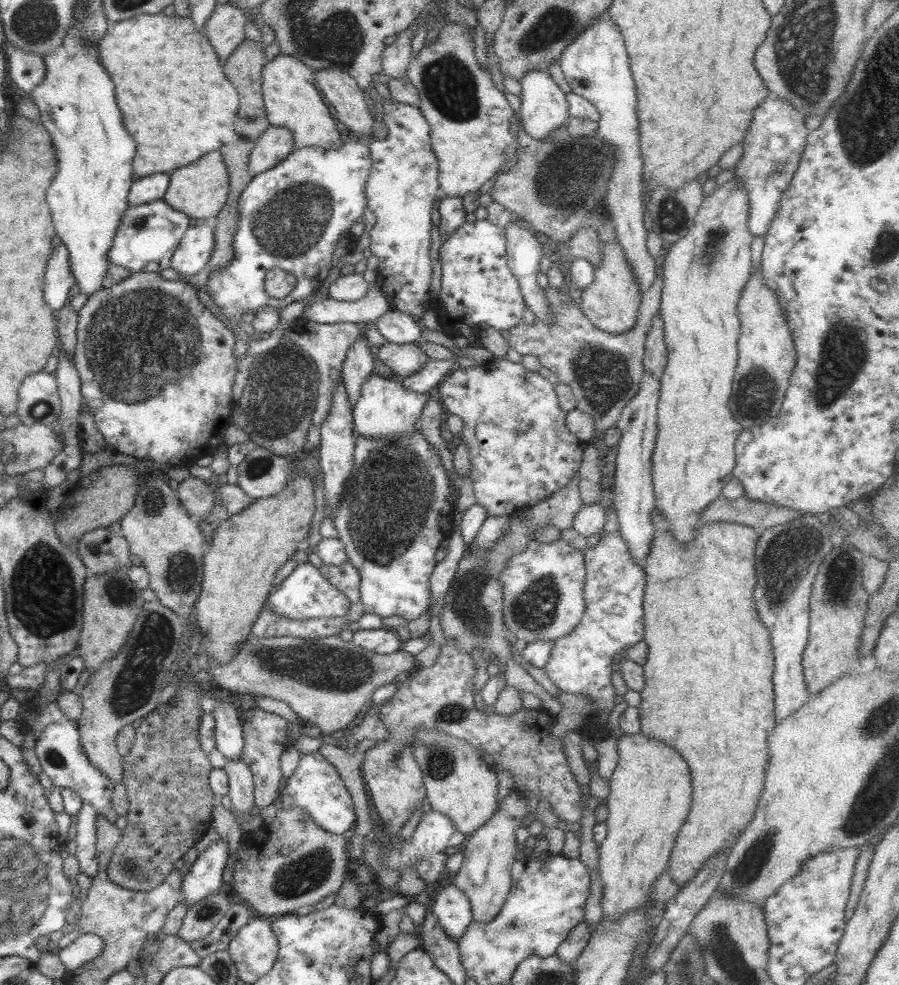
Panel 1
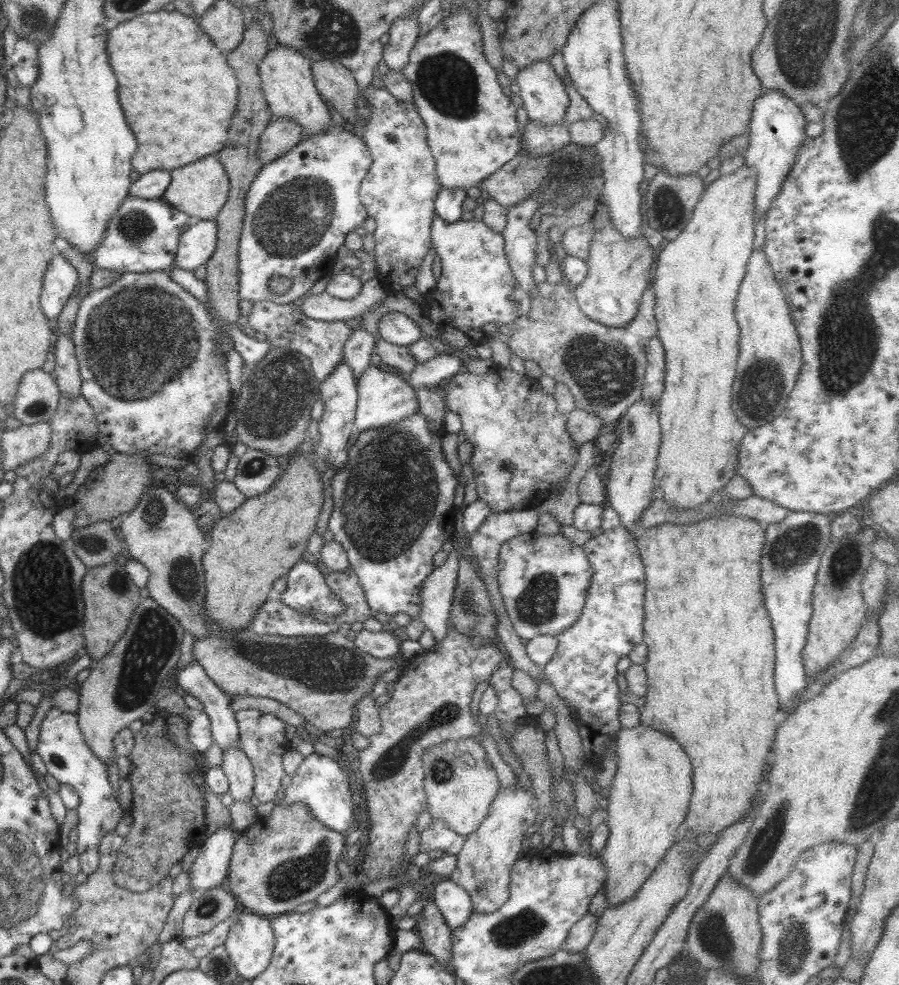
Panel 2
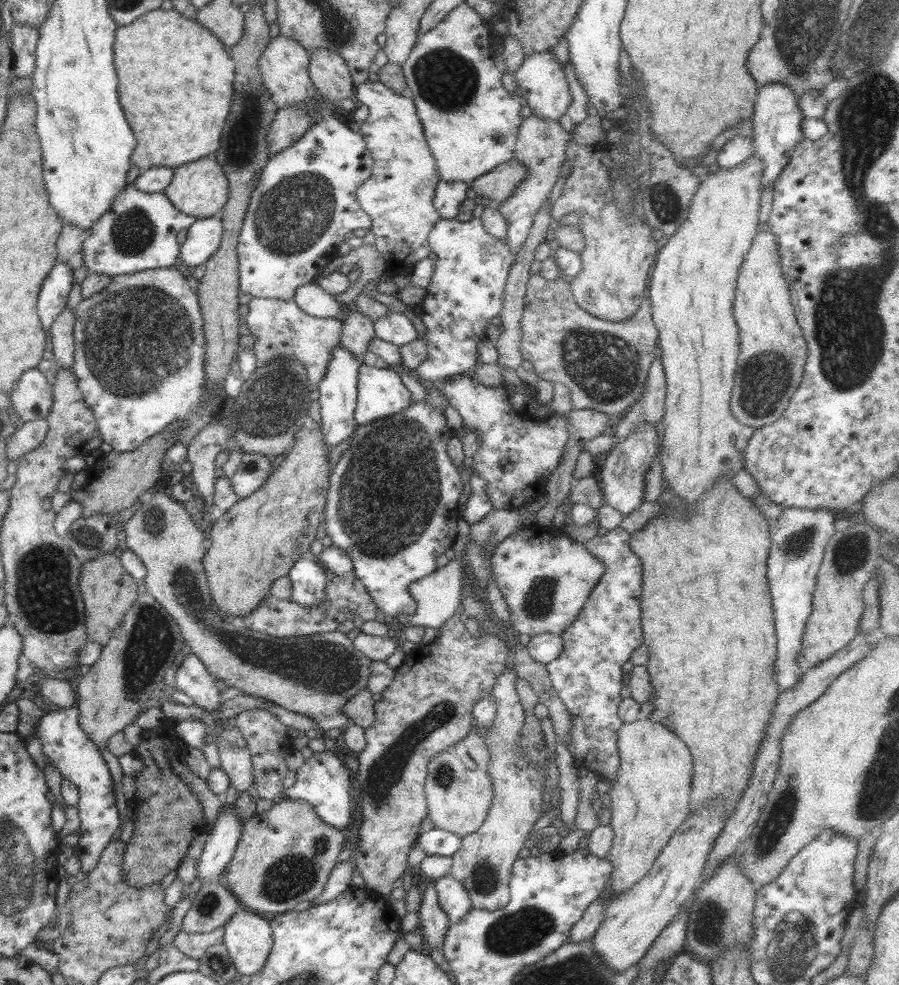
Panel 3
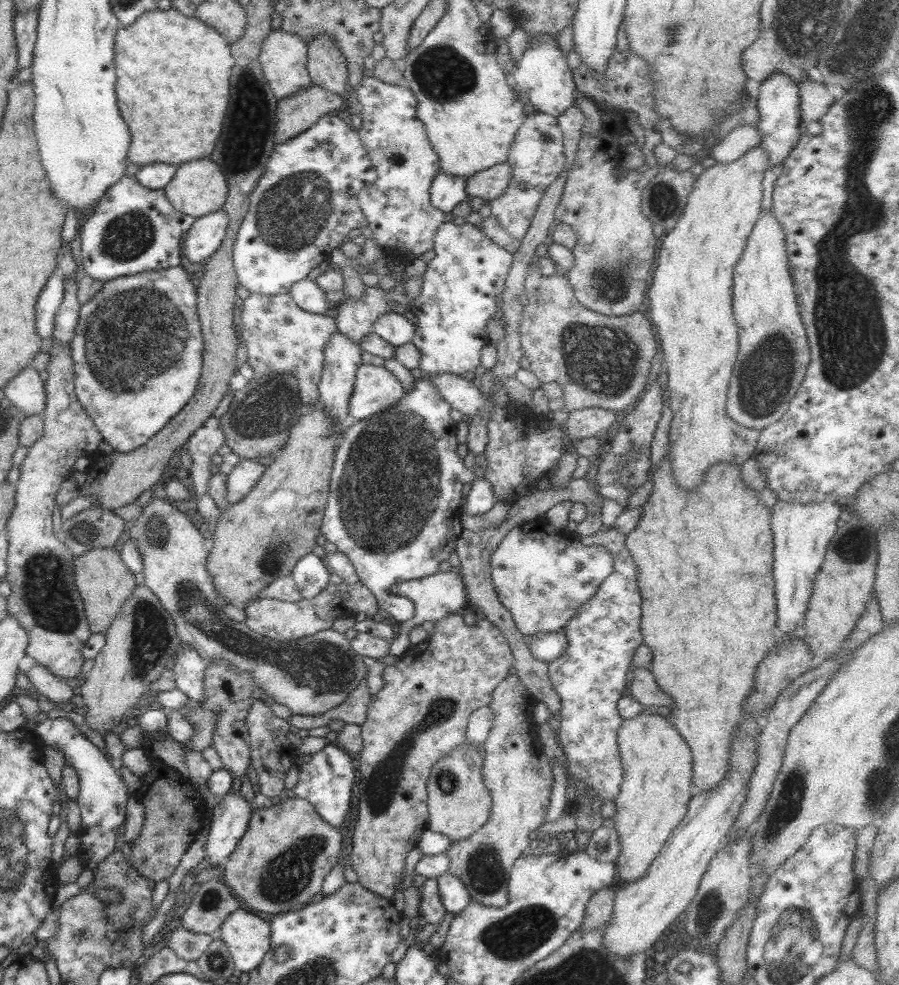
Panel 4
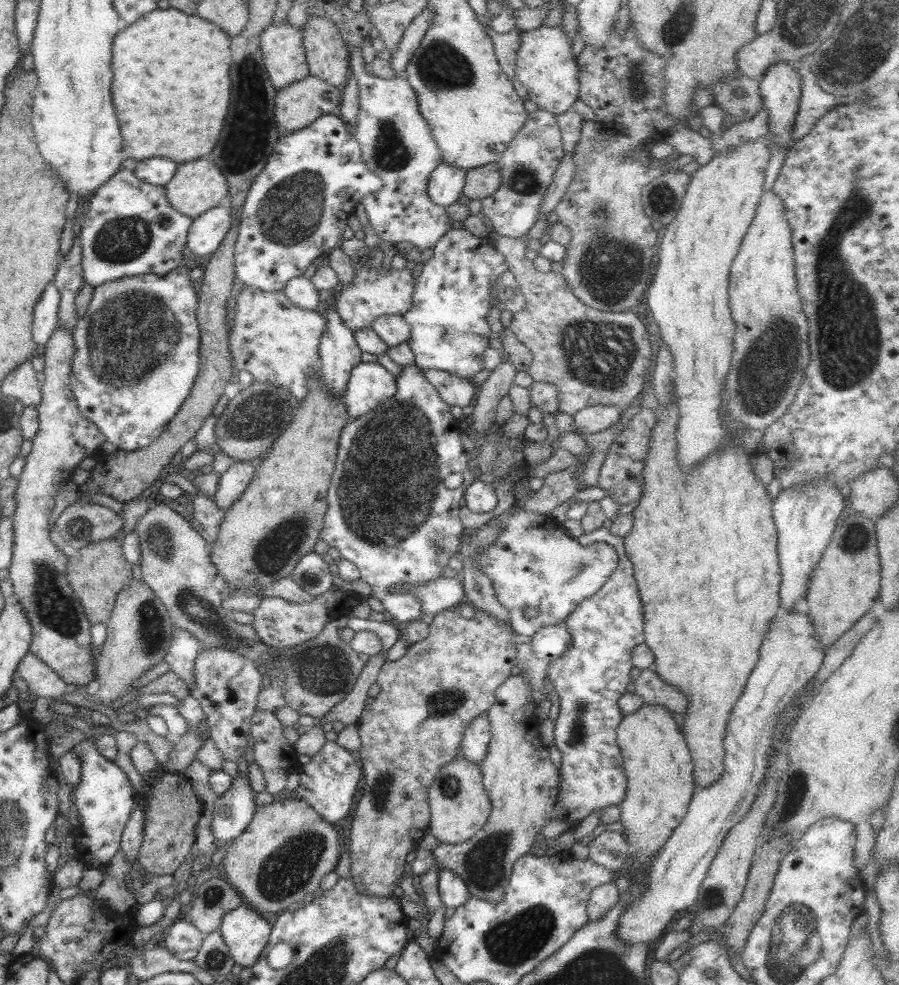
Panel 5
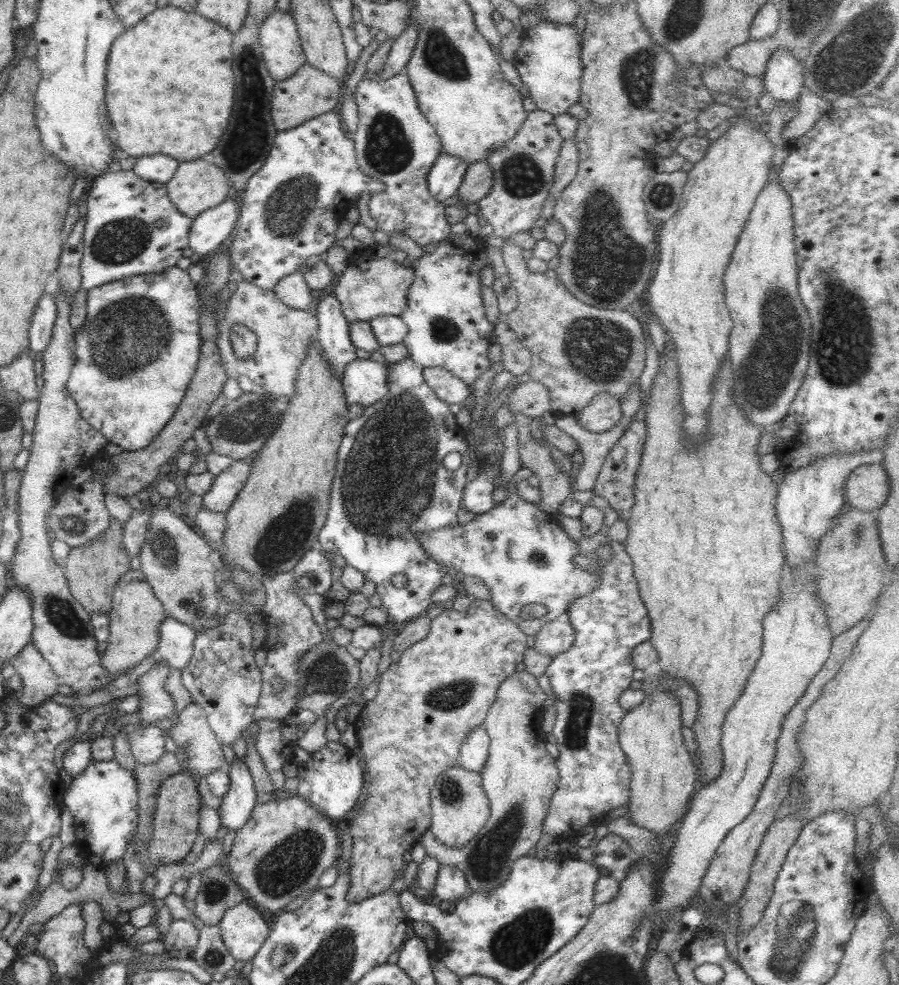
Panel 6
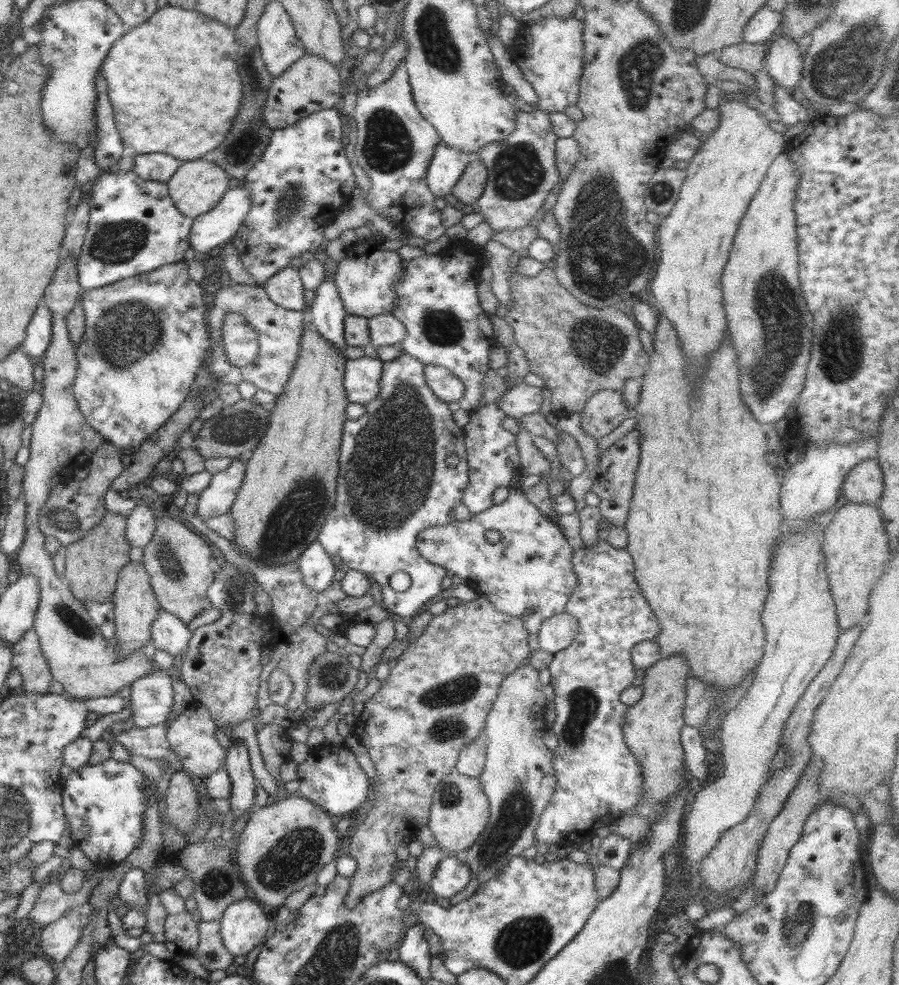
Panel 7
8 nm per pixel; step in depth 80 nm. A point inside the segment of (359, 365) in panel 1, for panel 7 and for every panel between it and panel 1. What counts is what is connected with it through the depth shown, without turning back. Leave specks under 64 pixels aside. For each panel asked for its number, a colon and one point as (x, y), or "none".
2: (357, 350)
3: (357, 331)
4: (355, 318)
5: (373, 292)
6: (378, 286)
7: (365, 286)

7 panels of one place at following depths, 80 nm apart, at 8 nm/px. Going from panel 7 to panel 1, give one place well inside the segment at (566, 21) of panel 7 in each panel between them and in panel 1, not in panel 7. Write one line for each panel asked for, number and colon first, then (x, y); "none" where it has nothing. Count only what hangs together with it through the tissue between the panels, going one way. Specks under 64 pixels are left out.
1: (544, 108)
2: (545, 99)
3: (541, 81)
4: (542, 75)
5: (546, 71)
6: (548, 61)

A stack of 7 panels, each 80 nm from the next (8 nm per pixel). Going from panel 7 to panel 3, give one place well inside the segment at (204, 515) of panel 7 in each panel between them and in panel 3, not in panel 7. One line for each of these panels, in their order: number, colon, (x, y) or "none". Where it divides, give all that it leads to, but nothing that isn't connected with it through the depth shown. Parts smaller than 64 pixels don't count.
3: (254, 470)
4: (246, 473)
5: (236, 479)
6: (227, 485)

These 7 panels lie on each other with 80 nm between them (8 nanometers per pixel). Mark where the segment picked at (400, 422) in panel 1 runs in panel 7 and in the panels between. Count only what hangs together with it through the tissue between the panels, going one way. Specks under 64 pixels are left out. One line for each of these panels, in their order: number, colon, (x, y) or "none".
2: (383, 398)
3: (381, 393)
4: (375, 388)
5: (369, 384)
6: (364, 380)
7: (362, 377)

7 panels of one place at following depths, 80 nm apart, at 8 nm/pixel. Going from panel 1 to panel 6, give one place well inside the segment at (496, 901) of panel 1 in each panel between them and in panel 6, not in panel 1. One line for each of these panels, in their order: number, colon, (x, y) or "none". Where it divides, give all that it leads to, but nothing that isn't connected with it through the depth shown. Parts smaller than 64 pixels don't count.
2: (484, 865)
3: (484, 862)
4: (519, 779)
5: (522, 783)
6: (519, 777)

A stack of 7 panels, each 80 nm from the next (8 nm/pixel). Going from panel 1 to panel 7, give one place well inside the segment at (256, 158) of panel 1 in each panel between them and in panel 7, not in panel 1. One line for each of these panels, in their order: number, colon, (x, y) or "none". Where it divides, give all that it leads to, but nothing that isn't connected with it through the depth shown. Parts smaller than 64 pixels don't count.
2: (281, 134)
3: (290, 123)
4: (295, 114)
5: (296, 106)
6: (309, 92)
7: (310, 84)

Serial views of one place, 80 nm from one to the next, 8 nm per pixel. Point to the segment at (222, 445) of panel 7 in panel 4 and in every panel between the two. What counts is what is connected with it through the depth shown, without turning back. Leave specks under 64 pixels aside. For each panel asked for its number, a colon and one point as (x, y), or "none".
4: (259, 419)
5: (252, 420)
6: (243, 427)

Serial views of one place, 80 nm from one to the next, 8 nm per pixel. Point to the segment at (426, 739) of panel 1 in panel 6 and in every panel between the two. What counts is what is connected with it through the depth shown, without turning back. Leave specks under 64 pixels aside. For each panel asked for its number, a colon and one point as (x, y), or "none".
2: (460, 783)
3: (459, 792)
4: (459, 803)
5: (460, 806)
6: (460, 808)

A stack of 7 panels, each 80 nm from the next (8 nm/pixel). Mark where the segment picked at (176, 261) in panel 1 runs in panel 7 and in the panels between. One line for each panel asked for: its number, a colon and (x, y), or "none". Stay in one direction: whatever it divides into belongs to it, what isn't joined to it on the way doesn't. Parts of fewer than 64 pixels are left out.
2: (196, 245)
3: (204, 237)
4: (203, 238)
5: (207, 232)
6: (211, 229)
7: (212, 229)

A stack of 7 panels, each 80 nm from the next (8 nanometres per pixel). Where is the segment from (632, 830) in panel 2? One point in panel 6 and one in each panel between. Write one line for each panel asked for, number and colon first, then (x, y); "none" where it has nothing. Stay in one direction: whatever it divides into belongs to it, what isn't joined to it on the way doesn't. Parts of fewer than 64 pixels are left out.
3: (650, 799)
4: (657, 784)
5: (658, 765)
6: (663, 778)

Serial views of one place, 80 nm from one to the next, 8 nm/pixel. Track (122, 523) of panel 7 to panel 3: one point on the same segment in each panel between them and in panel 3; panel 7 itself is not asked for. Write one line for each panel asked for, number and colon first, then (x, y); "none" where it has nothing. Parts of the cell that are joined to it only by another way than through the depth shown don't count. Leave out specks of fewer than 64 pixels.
3: (108, 591)
4: (104, 583)
5: (98, 571)
6: (93, 570)

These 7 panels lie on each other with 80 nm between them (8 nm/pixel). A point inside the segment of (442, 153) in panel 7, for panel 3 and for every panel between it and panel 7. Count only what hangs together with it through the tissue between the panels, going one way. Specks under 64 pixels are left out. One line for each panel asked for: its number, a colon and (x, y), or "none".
3: (448, 196)
4: (447, 191)
5: (446, 183)
6: (445, 177)

